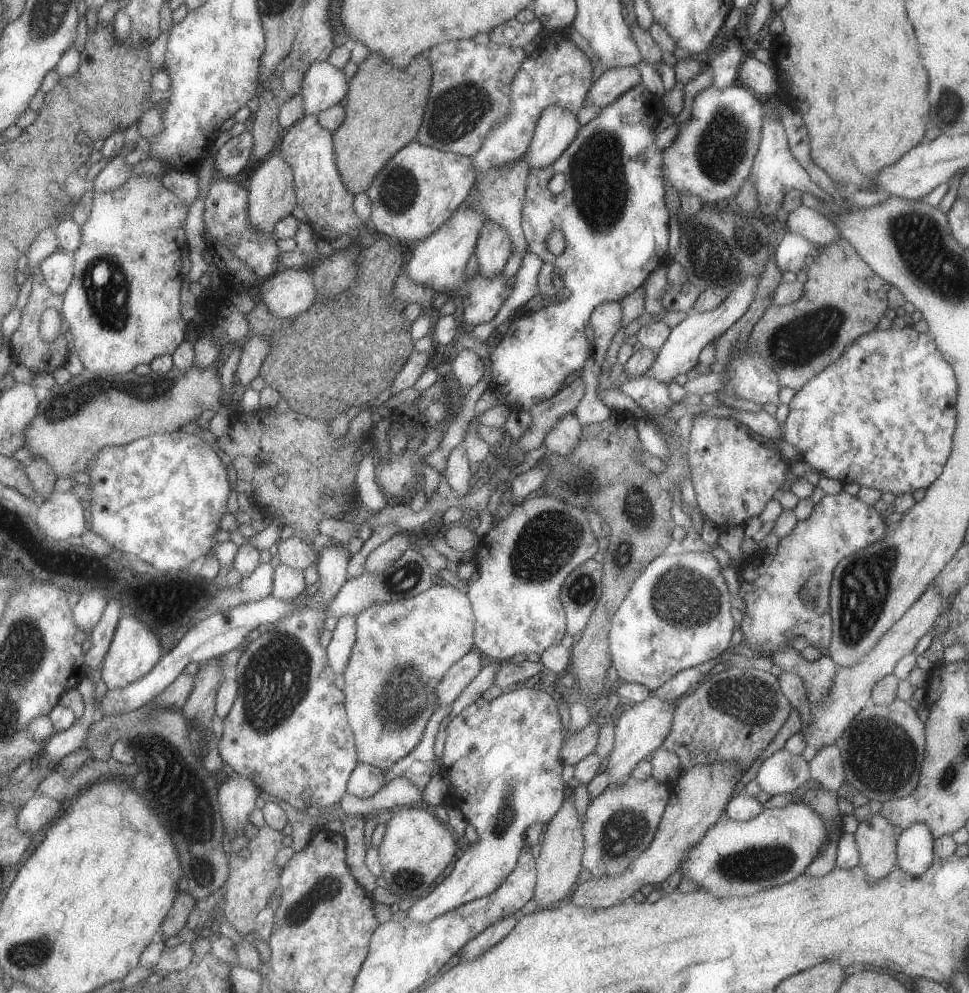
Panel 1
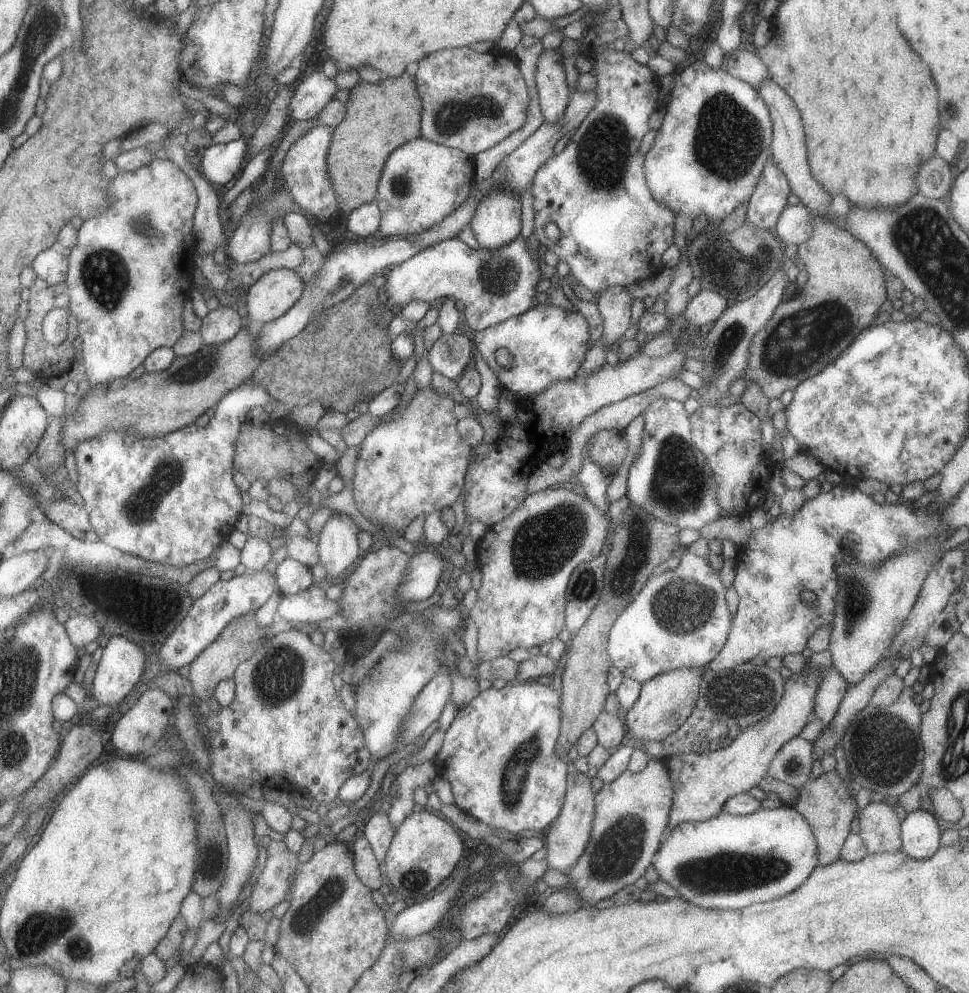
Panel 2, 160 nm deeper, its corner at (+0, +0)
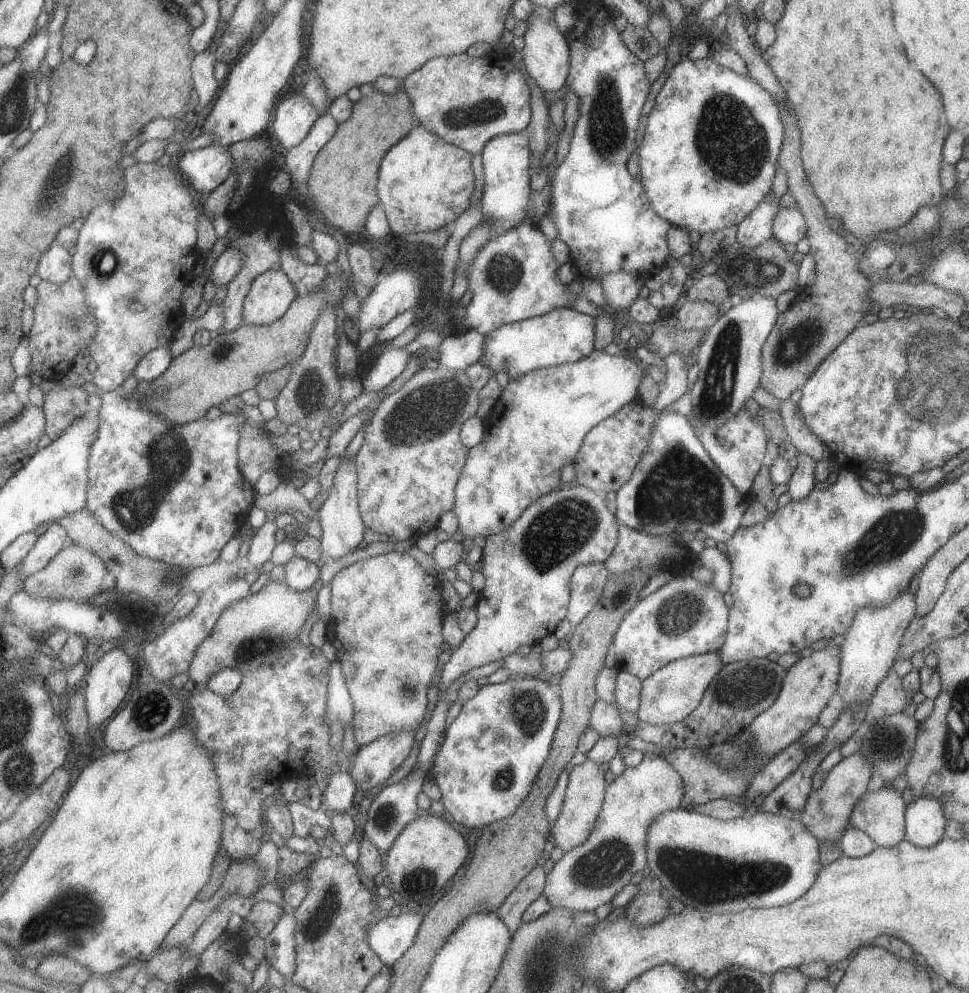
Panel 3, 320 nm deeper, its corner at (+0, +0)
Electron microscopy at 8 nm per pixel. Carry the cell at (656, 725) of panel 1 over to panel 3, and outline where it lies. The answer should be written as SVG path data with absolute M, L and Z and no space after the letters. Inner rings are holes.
M720 651L690 655L669 662L642 681L641 705L636 716L640 721L653 725L680 722L699 705L710 682L724 665Z

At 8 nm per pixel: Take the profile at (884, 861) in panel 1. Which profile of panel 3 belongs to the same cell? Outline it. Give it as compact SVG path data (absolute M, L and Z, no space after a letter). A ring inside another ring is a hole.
M892 784L866 791L854 805L849 824L870 835L877 846L893 847L906 836L906 802Z

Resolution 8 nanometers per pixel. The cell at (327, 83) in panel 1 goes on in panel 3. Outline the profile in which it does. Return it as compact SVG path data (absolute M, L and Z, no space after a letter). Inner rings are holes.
M296 95L286 98L276 108L272 137L290 150L306 138L318 117L315 106L306 97Z

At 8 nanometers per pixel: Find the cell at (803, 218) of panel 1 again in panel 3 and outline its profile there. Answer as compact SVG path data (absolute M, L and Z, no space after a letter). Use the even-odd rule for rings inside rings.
M780 206L773 220L772 232L772 238L782 245L797 244L807 236L807 222L799 208Z

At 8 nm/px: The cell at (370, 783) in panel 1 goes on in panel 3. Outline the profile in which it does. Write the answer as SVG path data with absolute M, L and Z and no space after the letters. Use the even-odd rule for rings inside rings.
M348 771L335 772L329 778L321 797L322 810L326 814L347 812L354 804L357 789L356 783Z

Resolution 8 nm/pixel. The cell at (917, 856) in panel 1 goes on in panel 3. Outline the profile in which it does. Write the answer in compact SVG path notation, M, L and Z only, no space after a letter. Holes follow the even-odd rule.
M934 795L915 798L905 810L906 836L919 847L933 847L945 837L944 802Z

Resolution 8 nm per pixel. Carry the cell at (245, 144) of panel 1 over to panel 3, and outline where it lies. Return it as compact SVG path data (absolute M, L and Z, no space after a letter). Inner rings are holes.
M212 144L185 153L173 164L180 178L186 178L190 188L203 195L211 193L230 176L232 161L229 147Z

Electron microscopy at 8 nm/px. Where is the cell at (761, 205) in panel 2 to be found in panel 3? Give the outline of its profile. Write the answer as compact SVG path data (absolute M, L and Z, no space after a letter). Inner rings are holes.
M768 193L760 204L737 226L737 241L745 247L756 248L772 238L774 217L780 208L779 200Z

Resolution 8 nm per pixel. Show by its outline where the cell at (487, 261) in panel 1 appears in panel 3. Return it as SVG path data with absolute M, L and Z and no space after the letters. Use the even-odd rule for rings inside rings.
M524 131L506 133L491 138L484 145L483 171L485 185L481 196L483 221L491 229L508 230L526 221L527 208L531 204L532 158L529 136Z

